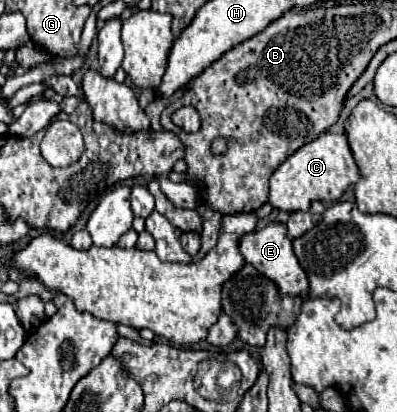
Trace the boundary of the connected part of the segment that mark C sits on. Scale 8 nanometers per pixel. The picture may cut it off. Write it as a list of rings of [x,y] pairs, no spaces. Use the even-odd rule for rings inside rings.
[[[322,133],[312,143],[300,147],[290,155],[270,177],[268,203],[280,211],[308,211],[312,201],[338,201],[342,193],[354,185],[360,177],[354,155],[350,151],[346,135]]]

